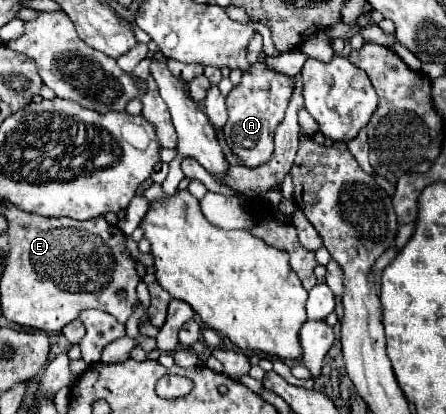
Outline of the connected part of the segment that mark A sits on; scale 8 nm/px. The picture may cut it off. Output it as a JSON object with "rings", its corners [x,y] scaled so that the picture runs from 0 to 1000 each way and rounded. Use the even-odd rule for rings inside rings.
{"rings":[[[572,152],[567,167],[558,176],[549,176],[540,205],[522,210],[522,220],[509,229],[513,292],[500,307],[500,326],[504,326],[513,360],[554,403],[581,403],[608,379],[612,321],[617,321],[621,302],[635,292],[657,210],[661,210],[657,186],[626,176],[626,171],[617,171],[590,152]]]}

